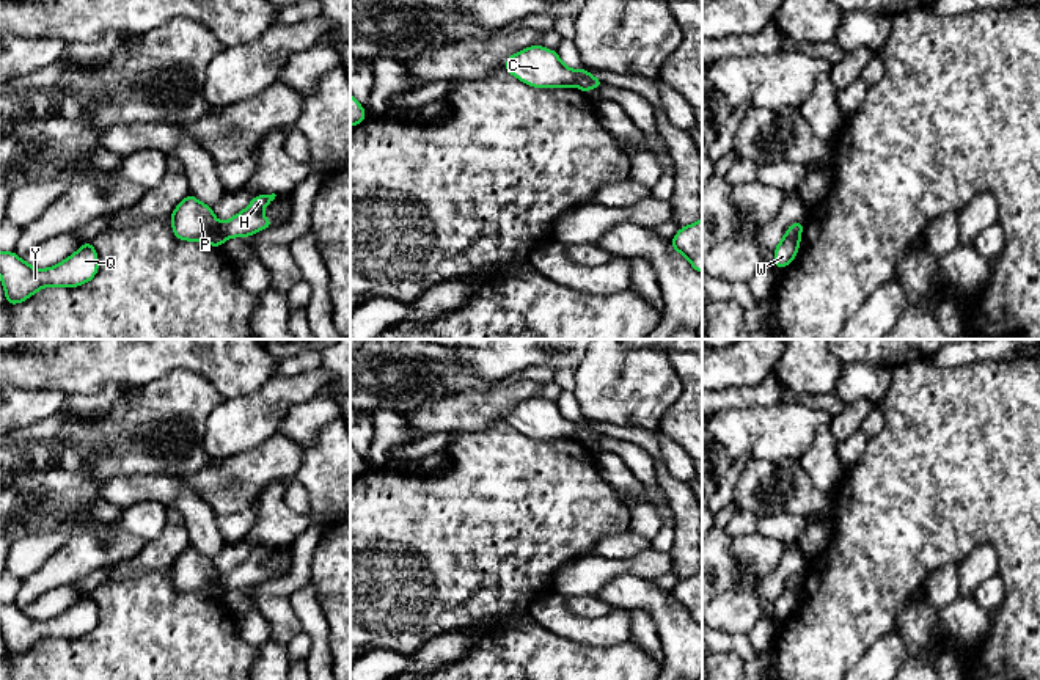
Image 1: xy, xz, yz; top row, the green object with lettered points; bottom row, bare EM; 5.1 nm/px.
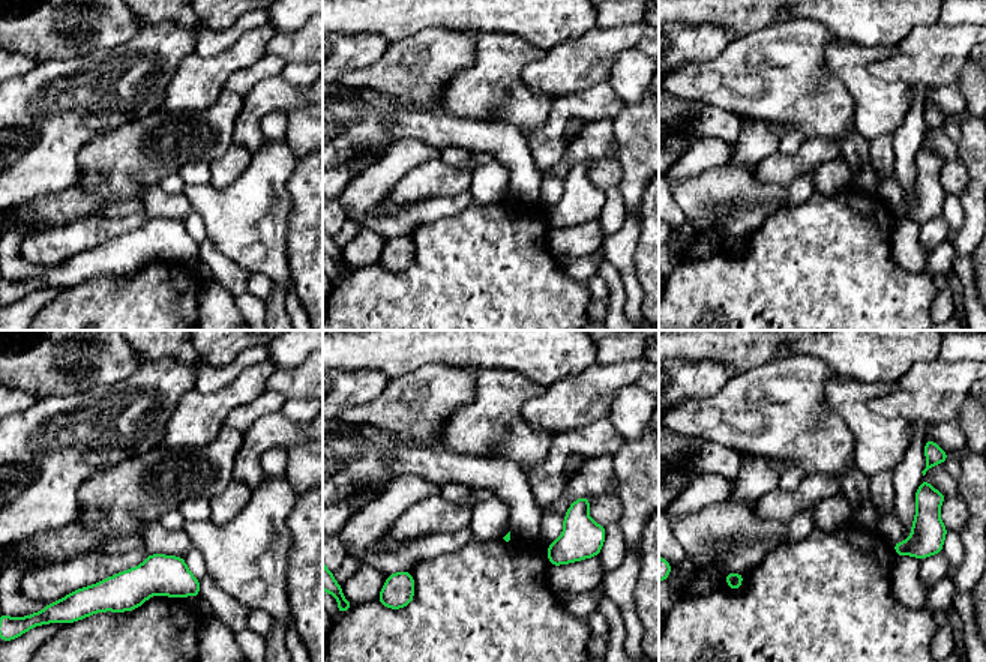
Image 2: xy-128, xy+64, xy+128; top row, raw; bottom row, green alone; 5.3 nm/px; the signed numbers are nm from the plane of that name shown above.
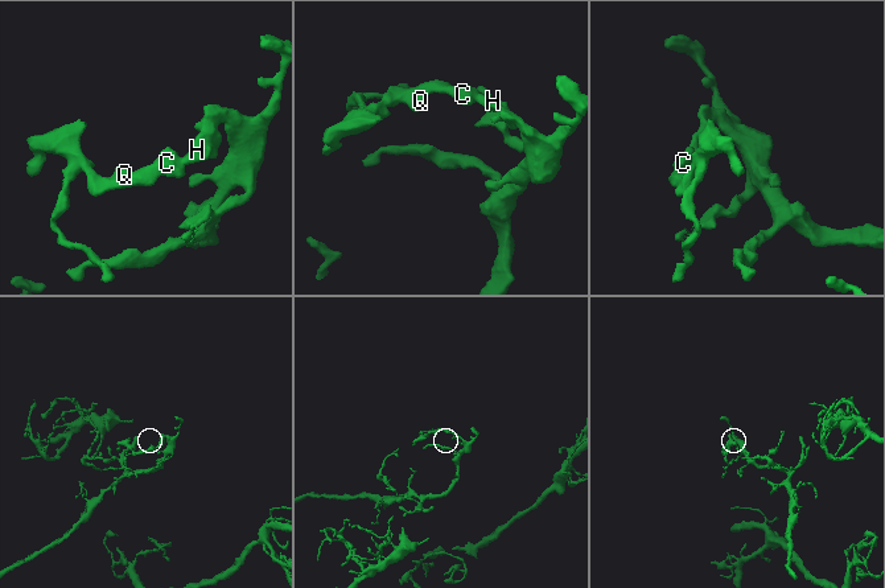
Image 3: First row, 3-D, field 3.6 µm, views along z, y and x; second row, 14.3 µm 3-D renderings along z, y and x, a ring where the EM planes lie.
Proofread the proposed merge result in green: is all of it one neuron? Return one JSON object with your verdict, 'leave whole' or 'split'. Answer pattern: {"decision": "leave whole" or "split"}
{"decision": "split"}

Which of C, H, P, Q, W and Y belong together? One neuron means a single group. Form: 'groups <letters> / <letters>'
groups C P Q W Y / H

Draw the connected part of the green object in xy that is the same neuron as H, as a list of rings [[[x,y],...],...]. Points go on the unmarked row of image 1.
[[[256,547],[251,554],[239,565],[220,575],[220,584],[225,590],[250,589],[261,581],[273,578],[273,573],[262,567],[262,561],[273,551],[272,547]]]

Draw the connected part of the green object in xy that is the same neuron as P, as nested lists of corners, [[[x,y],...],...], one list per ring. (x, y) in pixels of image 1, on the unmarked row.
[[[192,545],[178,556],[170,570],[176,590],[223,600],[225,589],[212,559],[203,556]]]

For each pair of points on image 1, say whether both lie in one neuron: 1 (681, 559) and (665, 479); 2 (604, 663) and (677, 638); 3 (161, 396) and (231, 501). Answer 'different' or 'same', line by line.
1: same
2: different
3: different

